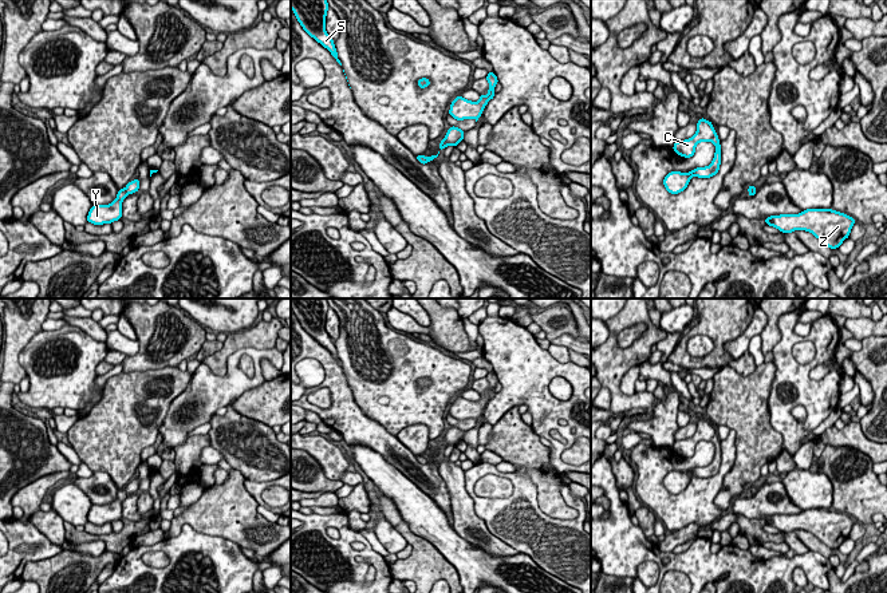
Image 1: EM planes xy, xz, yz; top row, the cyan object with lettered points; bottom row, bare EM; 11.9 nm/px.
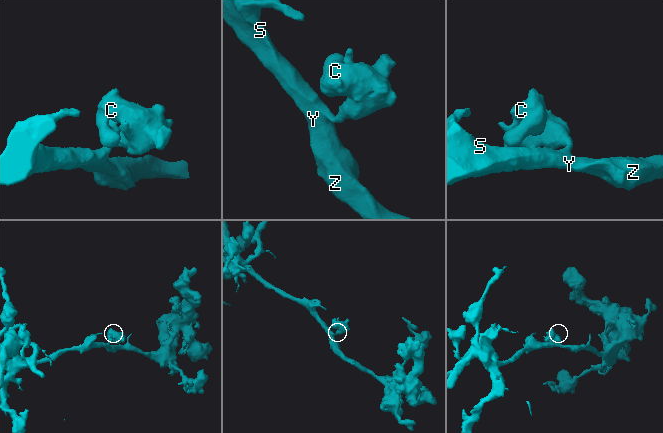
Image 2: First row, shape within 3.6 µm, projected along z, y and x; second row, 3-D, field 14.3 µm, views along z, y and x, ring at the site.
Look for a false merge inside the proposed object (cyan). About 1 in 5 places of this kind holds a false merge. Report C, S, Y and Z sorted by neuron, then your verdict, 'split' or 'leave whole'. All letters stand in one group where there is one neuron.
C S Y Z; leave whole

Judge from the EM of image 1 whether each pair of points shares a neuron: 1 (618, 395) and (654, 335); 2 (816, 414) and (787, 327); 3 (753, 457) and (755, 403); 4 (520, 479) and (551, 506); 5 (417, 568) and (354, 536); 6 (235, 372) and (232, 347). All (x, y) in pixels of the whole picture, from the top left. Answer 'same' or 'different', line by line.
1: same
2: same
3: same
4: different
5: different
6: different

